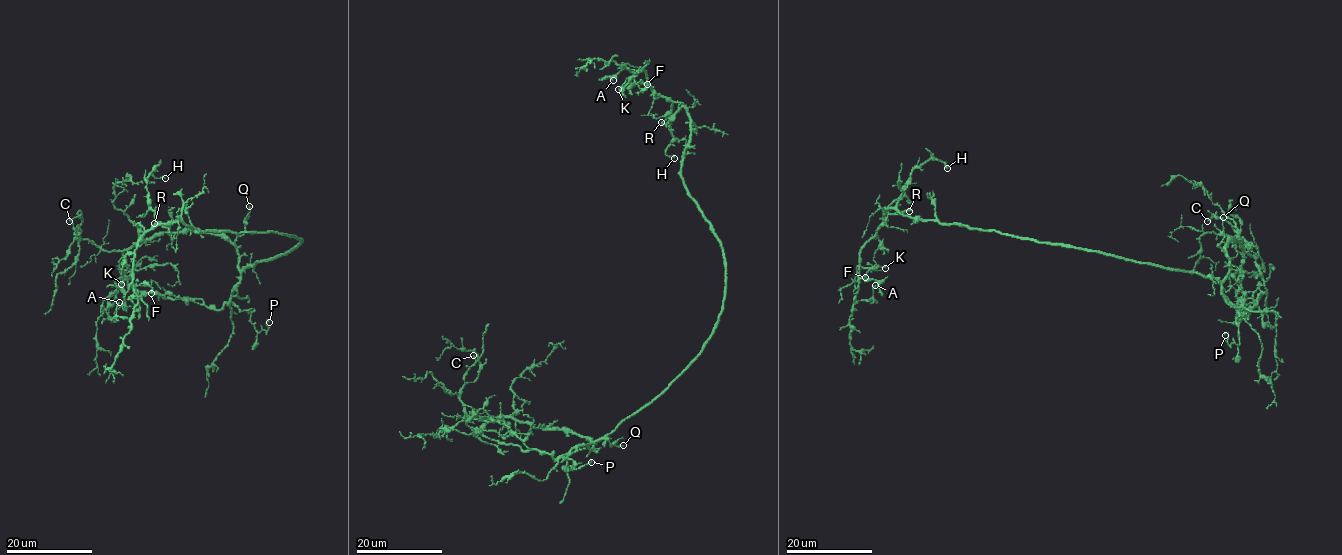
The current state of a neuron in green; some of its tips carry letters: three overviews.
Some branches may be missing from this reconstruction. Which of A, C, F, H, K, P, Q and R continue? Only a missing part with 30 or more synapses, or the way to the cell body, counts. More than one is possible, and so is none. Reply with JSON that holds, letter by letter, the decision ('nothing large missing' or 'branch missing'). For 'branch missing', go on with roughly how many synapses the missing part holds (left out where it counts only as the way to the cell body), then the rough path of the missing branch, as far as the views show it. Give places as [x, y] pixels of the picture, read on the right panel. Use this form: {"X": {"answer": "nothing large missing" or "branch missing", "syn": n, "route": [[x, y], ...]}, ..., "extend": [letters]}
{"A": {"answer": "nothing large missing"}, "C": {"answer": "nothing large missing"}, "F": {"answer": "nothing large missing"}, "H": {"answer": "nothing large missing"}, "K": {"answer": "nothing large missing"}, "P": {"answer": "nothing large missing"}, "Q": {"answer": "nothing large missing"}, "R": {"answer": "nothing large missing"}, "extend": []}

